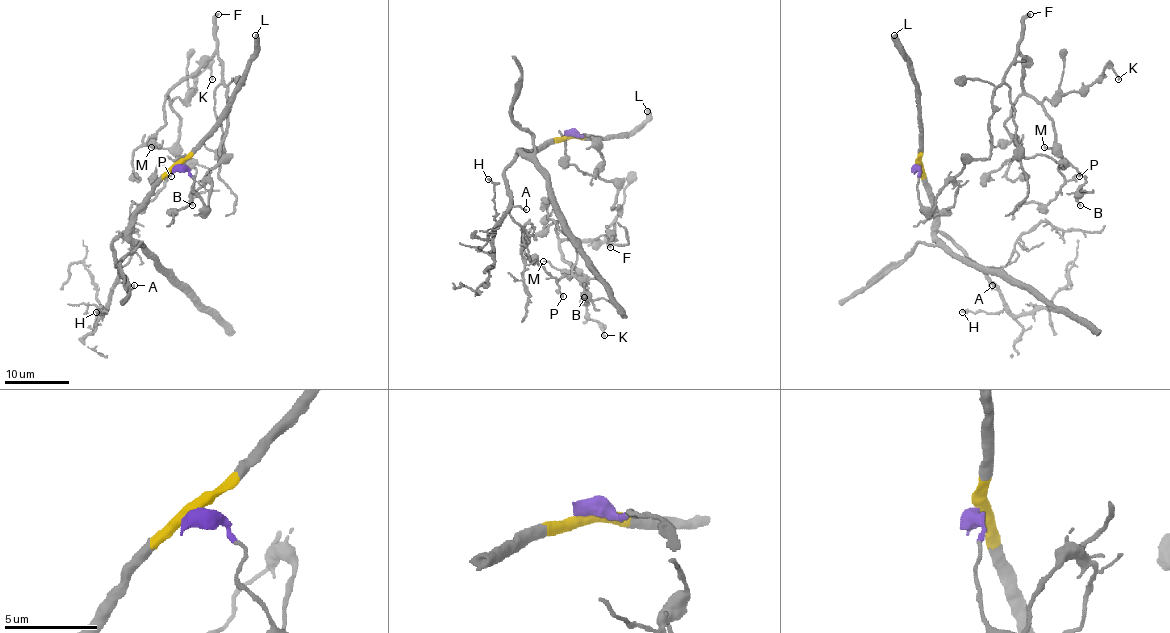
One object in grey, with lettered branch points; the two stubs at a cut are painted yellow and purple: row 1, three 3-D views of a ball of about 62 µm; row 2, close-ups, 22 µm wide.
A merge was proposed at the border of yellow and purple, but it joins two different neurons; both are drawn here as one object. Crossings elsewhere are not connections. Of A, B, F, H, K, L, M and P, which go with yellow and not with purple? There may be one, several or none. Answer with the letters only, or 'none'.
A, H, L

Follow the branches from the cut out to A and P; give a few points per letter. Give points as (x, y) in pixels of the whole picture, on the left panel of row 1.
A: (177, 165), (154, 188), (148, 202), (112, 243), (119, 280), (130, 288), (133, 285)
P: (177, 165), (206, 209), (206, 175), (225, 159), (217, 54), (167, 94), (180, 120), (170, 177)

